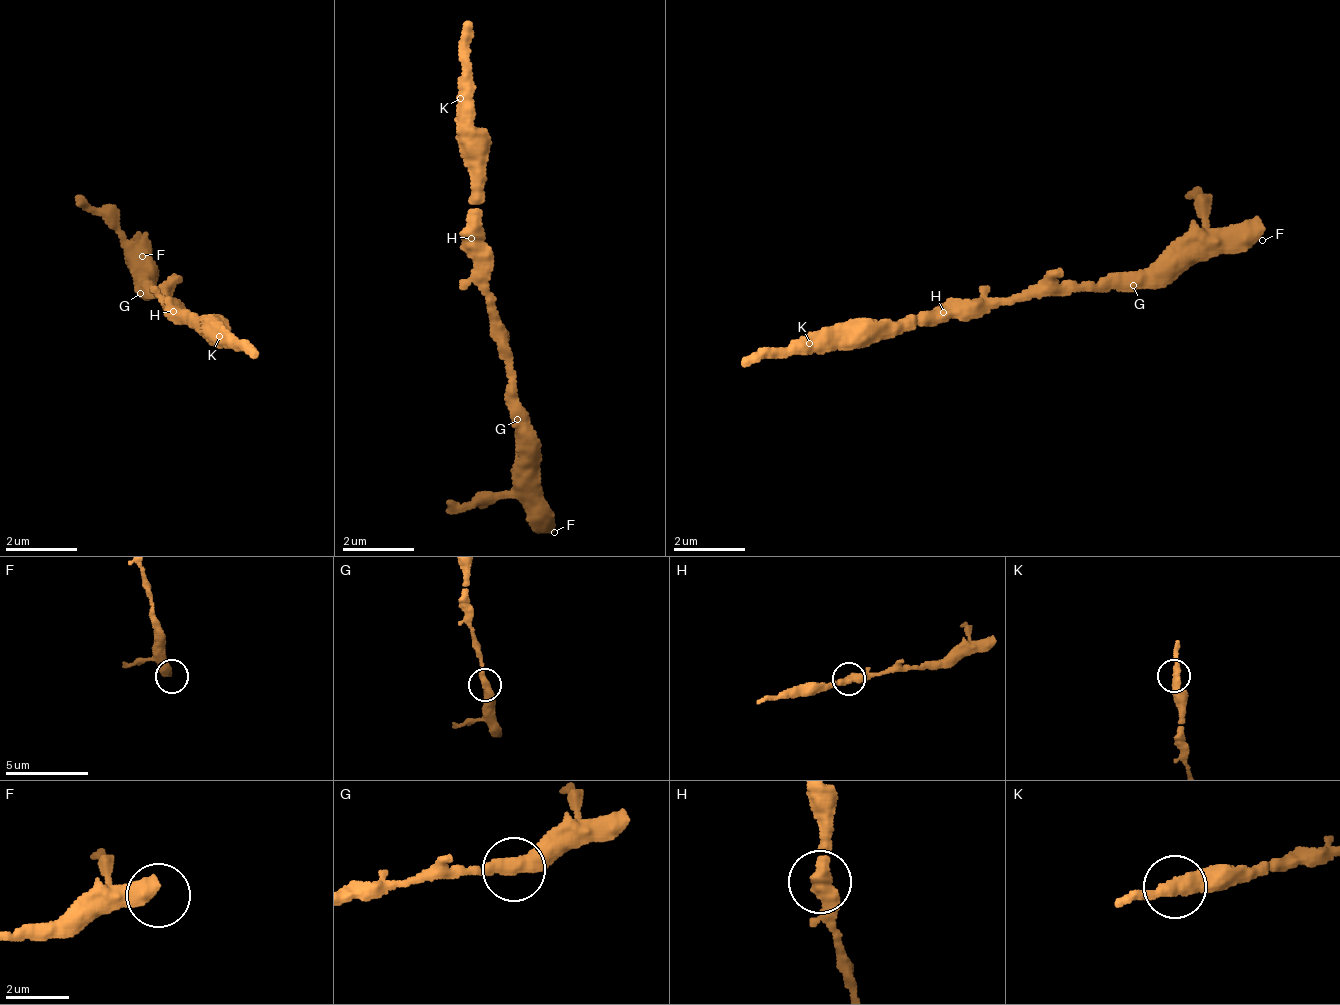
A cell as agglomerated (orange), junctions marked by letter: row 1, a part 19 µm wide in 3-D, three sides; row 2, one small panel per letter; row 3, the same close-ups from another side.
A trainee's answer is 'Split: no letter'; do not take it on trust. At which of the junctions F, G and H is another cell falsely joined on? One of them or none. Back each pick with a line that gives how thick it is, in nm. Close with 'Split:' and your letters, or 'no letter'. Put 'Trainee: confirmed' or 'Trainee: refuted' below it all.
Split: no letter
Trainee: confirmed

